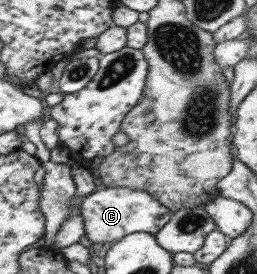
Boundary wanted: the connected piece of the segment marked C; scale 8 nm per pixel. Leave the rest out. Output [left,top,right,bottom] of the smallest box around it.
[80,186,171,244]

